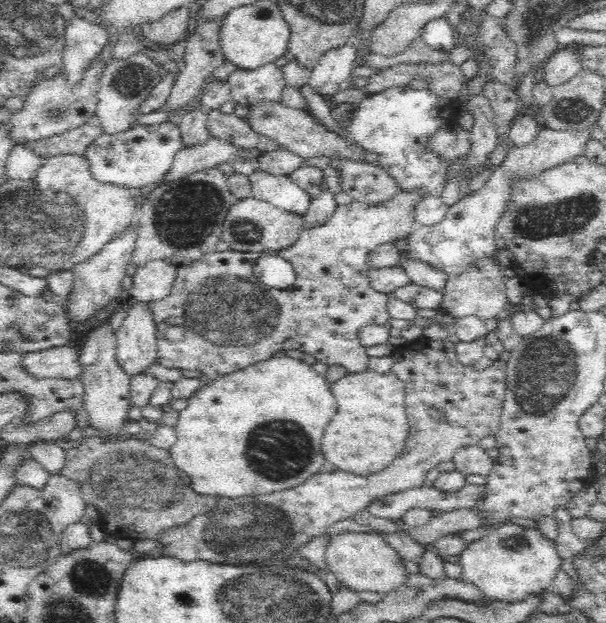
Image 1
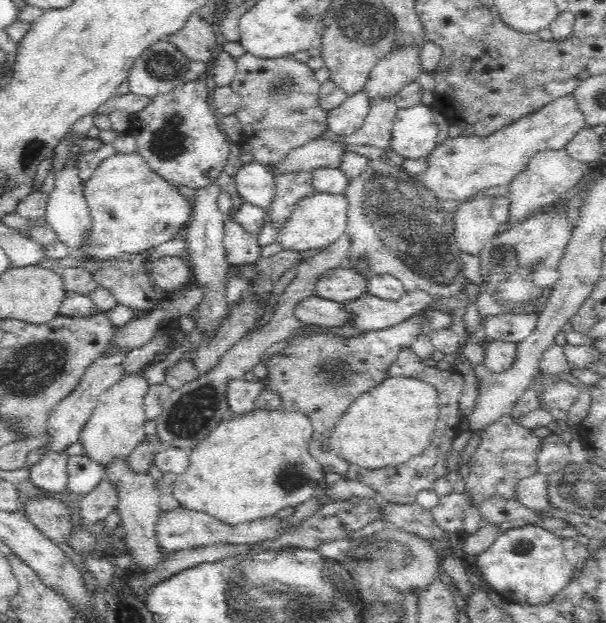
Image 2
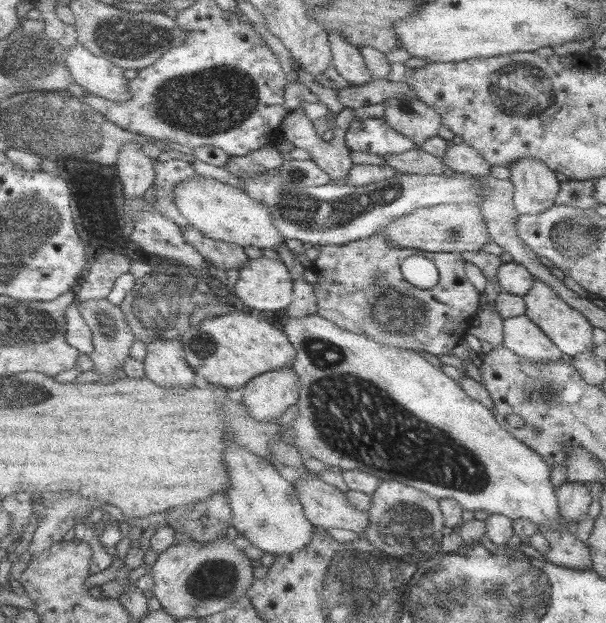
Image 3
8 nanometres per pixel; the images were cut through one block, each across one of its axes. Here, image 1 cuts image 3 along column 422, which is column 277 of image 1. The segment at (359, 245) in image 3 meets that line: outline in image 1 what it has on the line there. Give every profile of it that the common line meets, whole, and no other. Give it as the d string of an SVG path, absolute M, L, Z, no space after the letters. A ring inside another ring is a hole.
M400 192L385 207L352 201L340 205L326 222L304 225L292 246L275 252L291 262L296 273L294 284L288 288L272 288L254 276L253 262L260 255L254 251L214 251L177 267L170 294L151 302L158 331L157 362L180 370L198 370L212 380L243 370L257 360L270 358L278 350L301 349L327 365L346 367L348 373L366 371L369 356L366 347L358 341L356 332L364 324L383 325L390 317L386 294L379 293L368 280L367 271L371 267L368 254L380 242L392 243L408 230L410 224L415 225L413 209L423 197L420 193Z

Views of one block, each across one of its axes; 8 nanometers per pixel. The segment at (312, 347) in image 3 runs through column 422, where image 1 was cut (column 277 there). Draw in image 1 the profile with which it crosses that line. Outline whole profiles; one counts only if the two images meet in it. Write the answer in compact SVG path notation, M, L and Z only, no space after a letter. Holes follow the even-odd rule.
M272 354L243 370L219 376L186 399L188 404L179 412L180 418L173 426L176 443L169 449L171 458L191 478L198 494L236 498L302 484L326 464L324 454L320 452L320 440L338 408L332 390L332 383L328 382L326 375L318 374L312 364L288 355Z

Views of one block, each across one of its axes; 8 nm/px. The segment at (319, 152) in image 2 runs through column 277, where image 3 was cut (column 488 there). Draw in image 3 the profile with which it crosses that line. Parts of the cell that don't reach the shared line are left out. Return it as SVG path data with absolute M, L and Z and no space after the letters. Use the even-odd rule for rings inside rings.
M466 142L458 145L451 143L443 160L457 172L470 173L479 177L492 174L492 164L477 148Z

